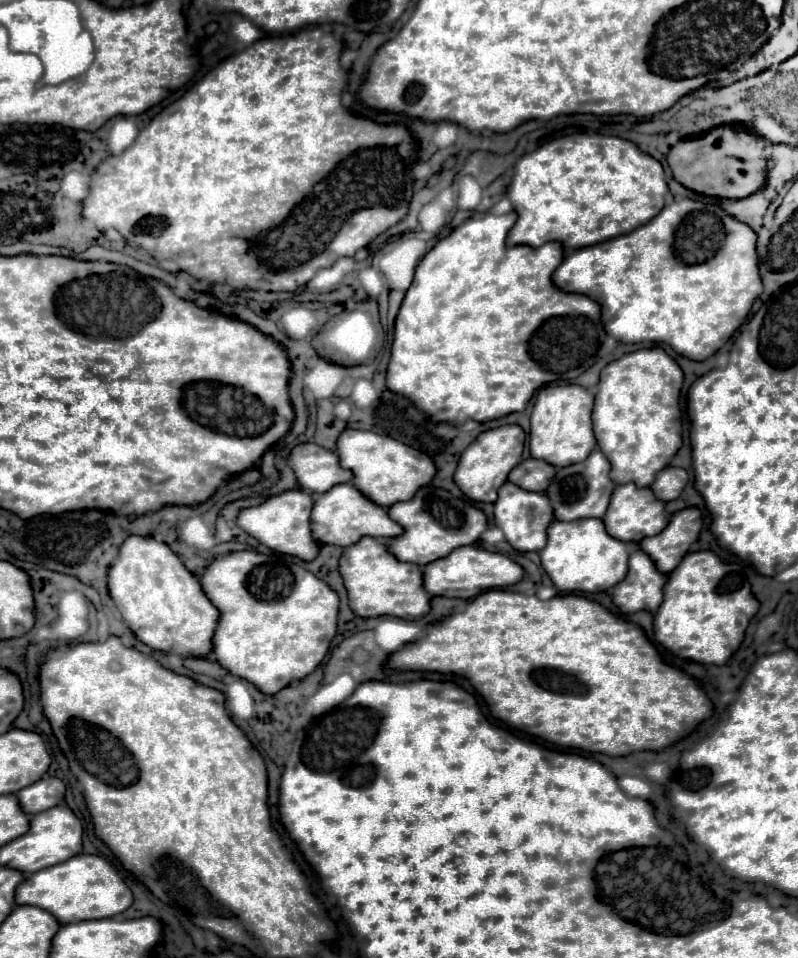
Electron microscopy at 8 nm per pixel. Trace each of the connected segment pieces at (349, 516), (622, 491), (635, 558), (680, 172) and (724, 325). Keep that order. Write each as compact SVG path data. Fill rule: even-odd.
M342 483L332 487L330 491L322 493L312 509L312 535L318 543L330 543L336 547L350 547L352 543L358 543L362 537L382 537L382 539L394 539L402 535L404 529L390 519L388 509L372 503L362 491L358 491L352 483Z
M626 483L626 485L618 485L612 493L612 501L610 501L610 507L604 515L604 523L606 523L606 531L620 539L620 541L626 541L626 543L640 543L642 539L646 537L652 537L652 535L658 535L660 531L664 531L664 527L668 525L670 521L670 515L666 513L666 503L656 499L654 491L650 487L636 487L634 483Z
M632 549L628 565L626 579L614 587L614 605L618 605L622 613L636 613L642 609L654 613L664 601L664 583L668 577L654 567L652 559L642 549Z
M742 123L712 127L702 137L684 139L670 149L666 161L678 183L700 195L722 199L744 199L764 191L766 175L772 167L772 161L764 157L764 141Z
M676 199L636 231L568 253L552 279L564 291L596 299L602 305L602 319L604 327L608 327L608 335L624 343L666 343L688 359L704 361L744 323L754 299L762 293L756 239L758 235L746 223L724 211L716 211L716 205Z

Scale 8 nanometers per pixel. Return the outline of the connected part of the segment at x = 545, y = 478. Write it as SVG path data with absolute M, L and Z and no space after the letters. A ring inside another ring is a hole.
M530 457L512 469L512 475L508 475L508 481L516 483L526 491L546 491L554 475L556 475L554 465Z

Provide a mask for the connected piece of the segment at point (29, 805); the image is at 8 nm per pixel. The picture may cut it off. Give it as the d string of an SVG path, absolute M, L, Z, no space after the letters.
M44 775L38 783L28 785L16 793L22 809L28 815L36 815L40 811L46 811L48 807L56 807L64 803L66 785L58 777Z

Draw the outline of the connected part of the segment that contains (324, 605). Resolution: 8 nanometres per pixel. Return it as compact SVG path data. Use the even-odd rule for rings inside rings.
M236 551L216 557L200 577L202 589L220 611L220 623L214 633L214 655L222 667L232 675L254 683L262 693L274 695L292 681L308 677L326 657L330 641L338 627L340 597L322 579L296 563L286 563L284 557L258 551Z

